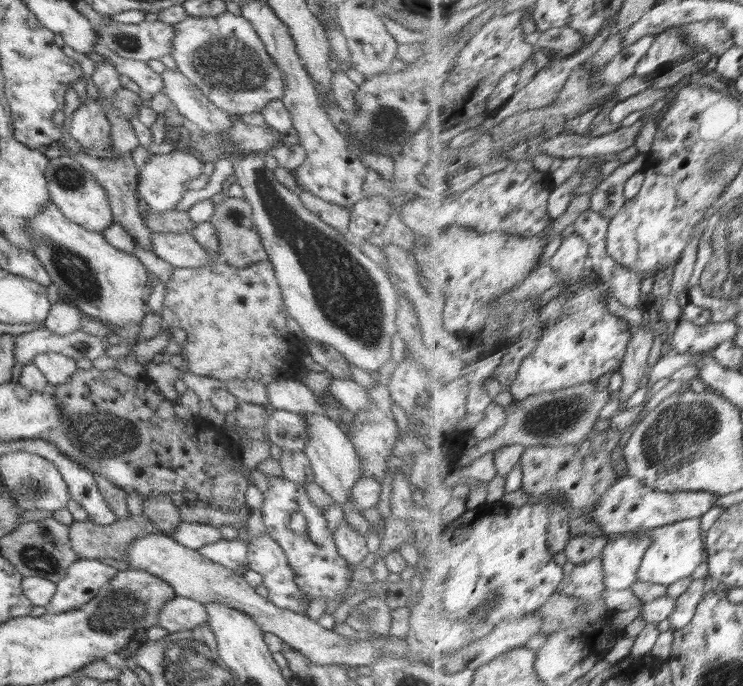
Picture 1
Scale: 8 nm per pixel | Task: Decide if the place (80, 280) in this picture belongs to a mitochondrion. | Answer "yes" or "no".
yes

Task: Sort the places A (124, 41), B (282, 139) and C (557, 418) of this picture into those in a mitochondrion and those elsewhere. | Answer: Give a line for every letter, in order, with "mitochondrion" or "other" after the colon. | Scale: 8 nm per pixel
A: mitochondrion
B: other
C: mitochondrion

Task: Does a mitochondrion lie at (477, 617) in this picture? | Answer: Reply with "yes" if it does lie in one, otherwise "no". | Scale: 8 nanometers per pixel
yes

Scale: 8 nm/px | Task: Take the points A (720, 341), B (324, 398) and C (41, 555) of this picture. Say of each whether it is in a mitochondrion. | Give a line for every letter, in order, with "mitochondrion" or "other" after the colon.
A: other
B: other
C: mitochondrion

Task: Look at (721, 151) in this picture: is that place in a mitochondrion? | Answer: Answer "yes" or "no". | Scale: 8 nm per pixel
yes

